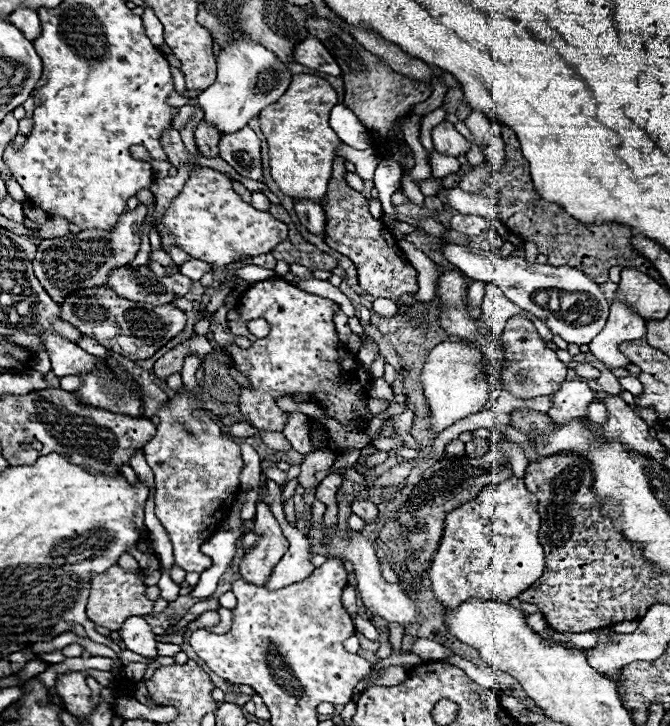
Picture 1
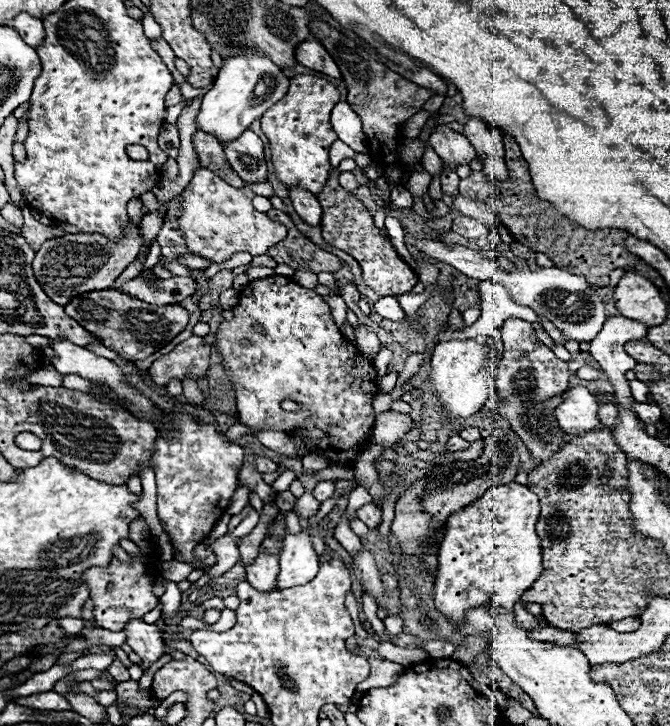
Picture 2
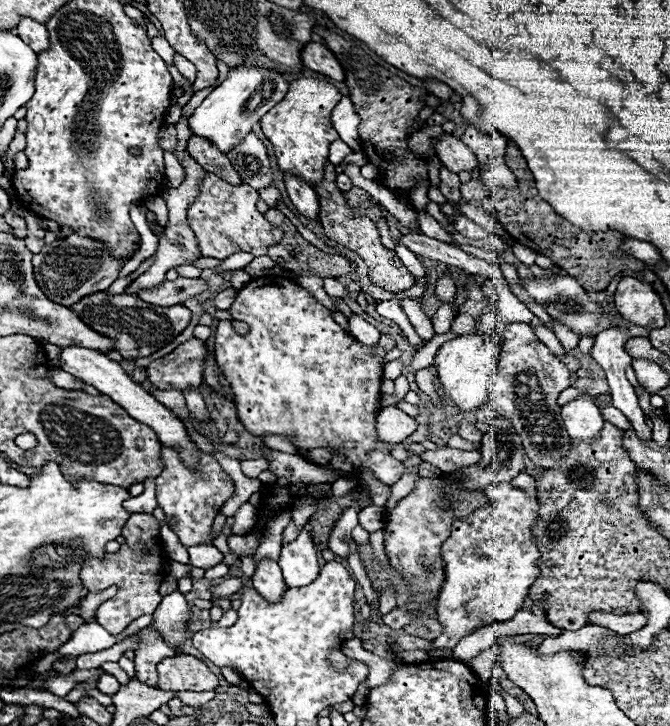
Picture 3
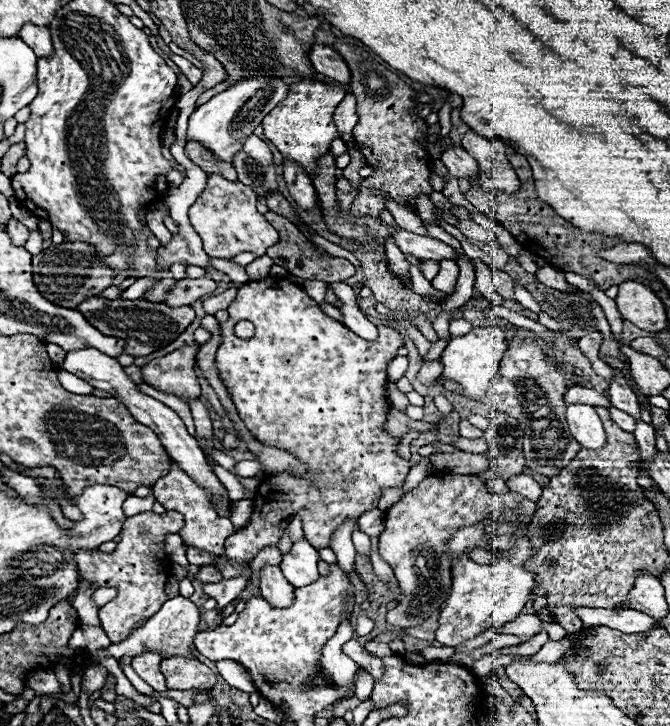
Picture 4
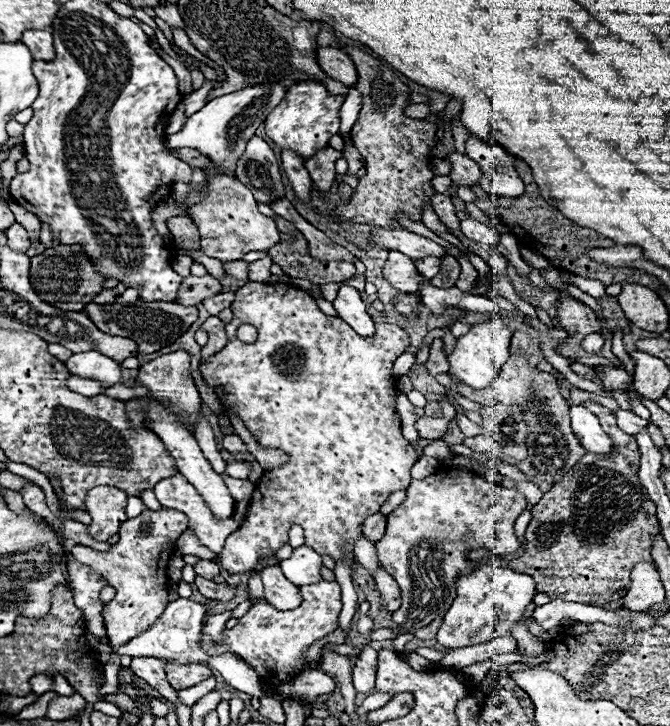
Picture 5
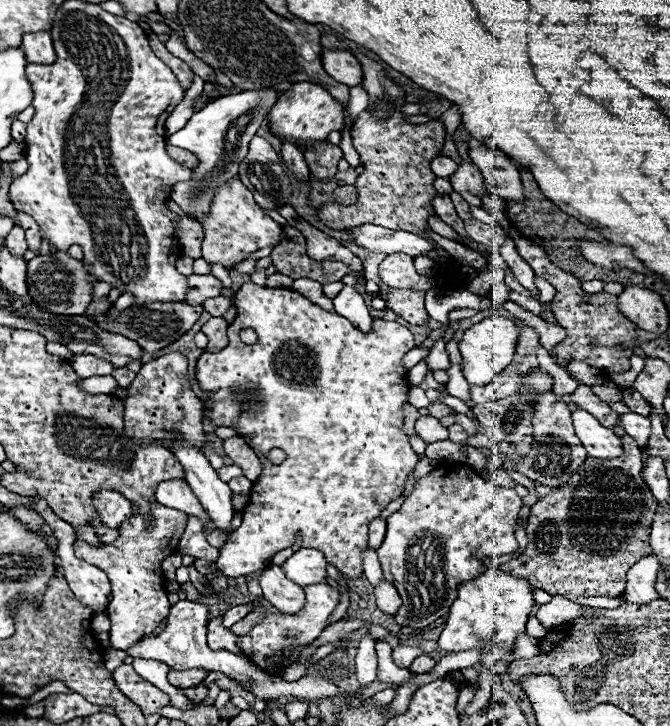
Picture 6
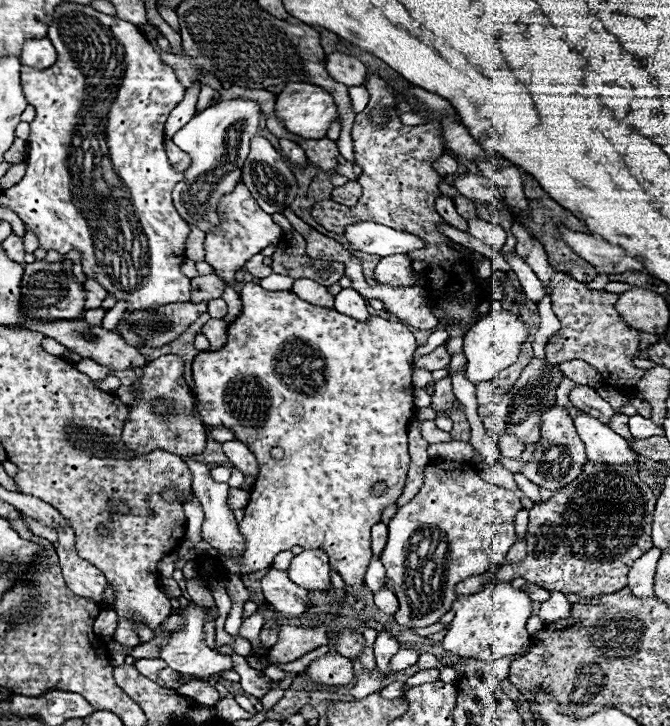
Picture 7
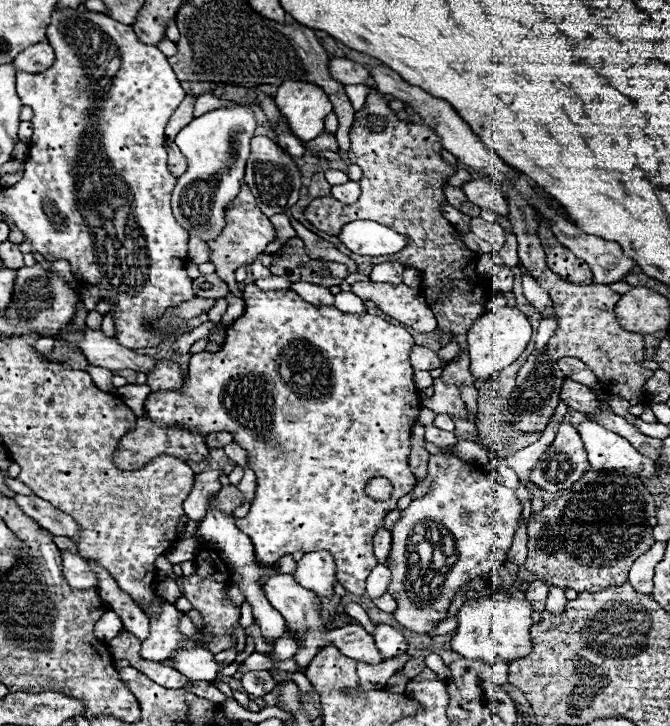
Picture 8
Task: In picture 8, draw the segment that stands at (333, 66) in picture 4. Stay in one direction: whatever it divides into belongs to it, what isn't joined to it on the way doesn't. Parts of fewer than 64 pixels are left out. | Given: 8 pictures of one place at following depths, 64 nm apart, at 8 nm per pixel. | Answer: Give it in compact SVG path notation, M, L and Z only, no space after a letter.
M332 58L328 68L332 78L342 84L366 84L370 80L370 72L362 64L348 58Z

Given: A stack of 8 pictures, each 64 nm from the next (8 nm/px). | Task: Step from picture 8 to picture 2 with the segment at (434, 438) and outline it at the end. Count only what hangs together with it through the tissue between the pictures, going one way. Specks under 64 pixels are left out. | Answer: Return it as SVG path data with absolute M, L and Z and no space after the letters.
M384 412L382 416L376 416L376 424L372 430L372 444L386 444L394 446L398 440L402 440L412 430L412 418L408 414L398 412Z

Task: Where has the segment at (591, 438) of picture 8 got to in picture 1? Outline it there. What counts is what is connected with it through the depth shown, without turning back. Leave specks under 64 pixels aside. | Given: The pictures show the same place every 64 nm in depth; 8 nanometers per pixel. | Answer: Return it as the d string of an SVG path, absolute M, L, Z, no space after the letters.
M564 380L564 382L560 384L560 390L556 390L556 392L550 394L550 400L552 400L552 406L550 406L550 410L548 410L548 416L550 416L554 422L558 422L558 424L566 424L566 422L572 420L572 418L586 418L586 408L588 408L588 404L594 400L594 392L592 392L590 386L588 386L586 382L582 382L582 380Z

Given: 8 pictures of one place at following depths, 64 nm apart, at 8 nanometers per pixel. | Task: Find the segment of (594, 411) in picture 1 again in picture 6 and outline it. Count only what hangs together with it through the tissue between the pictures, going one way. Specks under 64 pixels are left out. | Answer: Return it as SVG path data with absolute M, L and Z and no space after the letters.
M626 412L626 414L620 414L620 426L626 430L628 436L636 438L636 442L642 446L648 436L650 436L650 418L644 418L640 414L634 414L634 412Z

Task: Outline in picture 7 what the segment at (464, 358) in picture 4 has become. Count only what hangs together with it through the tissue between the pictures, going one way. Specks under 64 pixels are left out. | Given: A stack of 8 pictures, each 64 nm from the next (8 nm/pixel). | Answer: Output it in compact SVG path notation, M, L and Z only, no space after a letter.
M494 310L490 312L490 316L478 320L466 334L464 334L464 344L462 344L462 352L468 358L466 364L466 378L472 384L480 384L480 382L490 382L498 372L502 372L504 368L508 368L510 364L516 362L522 344L528 336L528 326L510 310Z

